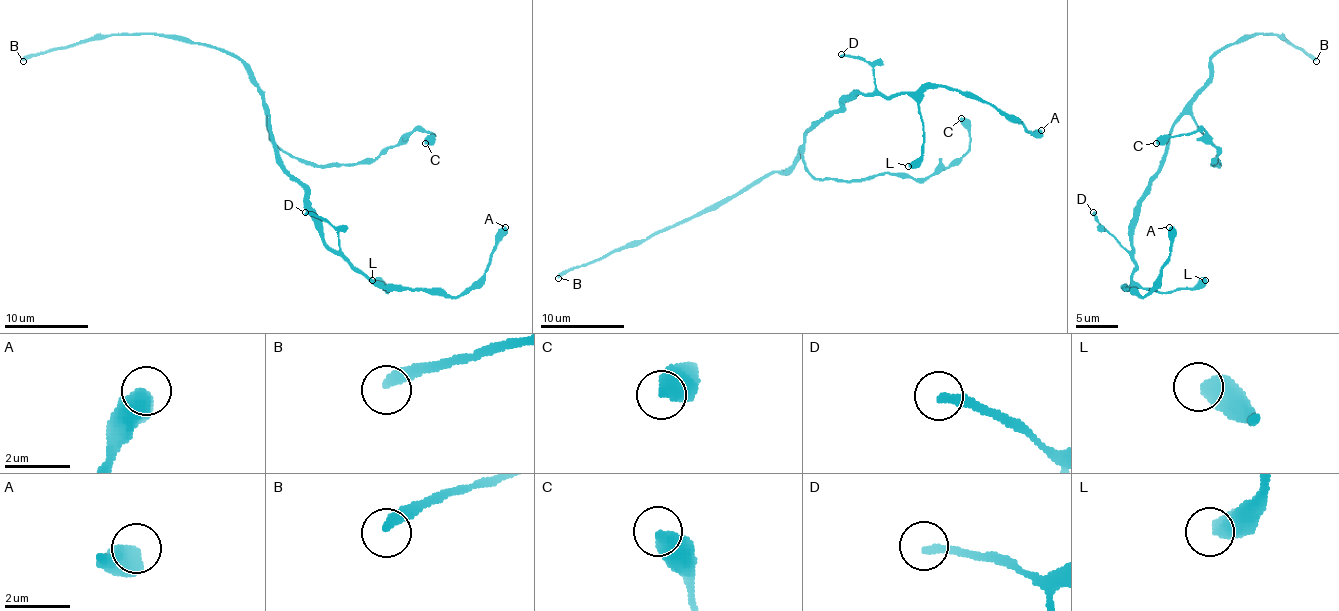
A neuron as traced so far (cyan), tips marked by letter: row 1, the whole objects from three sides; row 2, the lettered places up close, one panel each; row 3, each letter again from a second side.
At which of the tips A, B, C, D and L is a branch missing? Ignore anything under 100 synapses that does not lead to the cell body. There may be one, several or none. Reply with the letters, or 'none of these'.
B

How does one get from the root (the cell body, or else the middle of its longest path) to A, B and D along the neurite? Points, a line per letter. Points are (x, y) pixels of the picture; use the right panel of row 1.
A: (1169, 147), (1133, 227), (1135, 271), (1124, 288), (1133, 288), (1141, 297), (1150, 290), (1169, 257), (1169, 227)
B: (1169, 147), (1173, 122), (1209, 78), (1209, 61), (1223, 46), (1245, 35), (1276, 33), (1316, 61)
D: (1169, 147), (1162, 168), (1141, 202), (1137, 223), (1133, 227), (1131, 250), (1108, 233), (1093, 212)

